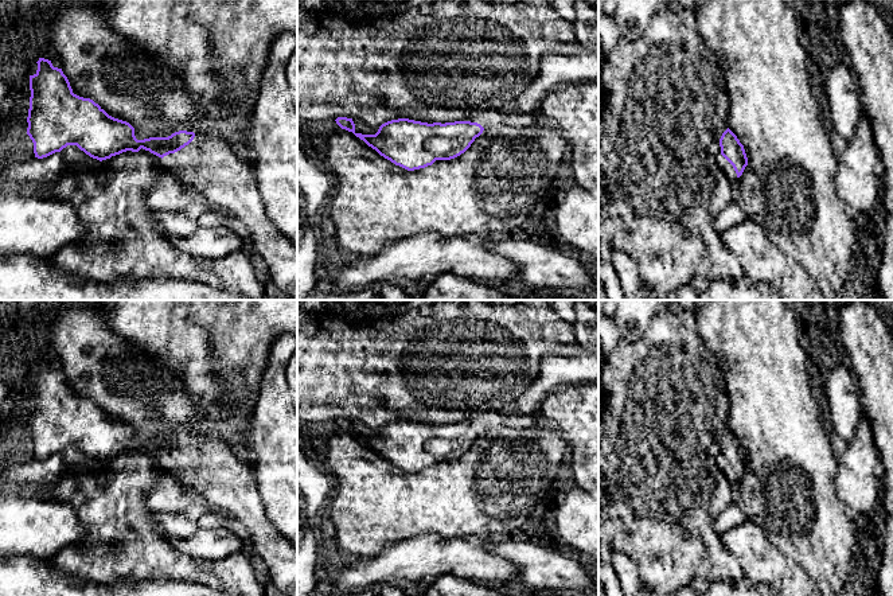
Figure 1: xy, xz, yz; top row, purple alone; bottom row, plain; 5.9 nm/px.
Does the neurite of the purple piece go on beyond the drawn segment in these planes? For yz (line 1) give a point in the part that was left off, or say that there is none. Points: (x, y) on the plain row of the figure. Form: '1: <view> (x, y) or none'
1: yz (725, 468)

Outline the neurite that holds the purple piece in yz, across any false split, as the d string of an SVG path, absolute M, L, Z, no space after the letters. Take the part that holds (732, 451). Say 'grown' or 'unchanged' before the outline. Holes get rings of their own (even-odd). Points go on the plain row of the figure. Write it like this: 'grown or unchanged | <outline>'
grown | M728 429L720 440L720 448L721 453L717 456L717 465L721 474L729 480L737 482L748 467L748 459L744 447Z

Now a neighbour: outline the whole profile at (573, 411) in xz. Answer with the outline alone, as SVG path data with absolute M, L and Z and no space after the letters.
M598 382L555 390L539 413L569 445L572 483L598 500Z

